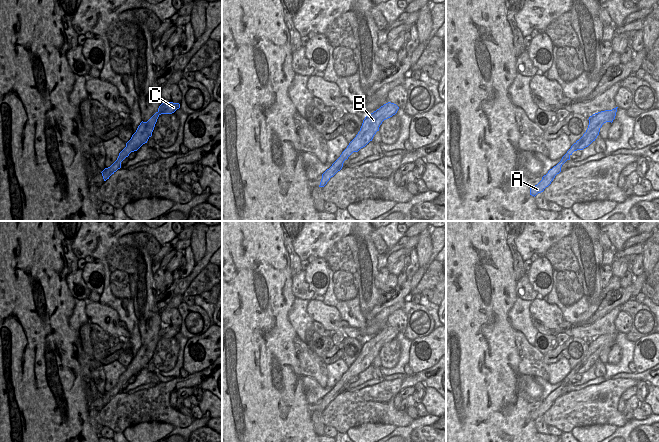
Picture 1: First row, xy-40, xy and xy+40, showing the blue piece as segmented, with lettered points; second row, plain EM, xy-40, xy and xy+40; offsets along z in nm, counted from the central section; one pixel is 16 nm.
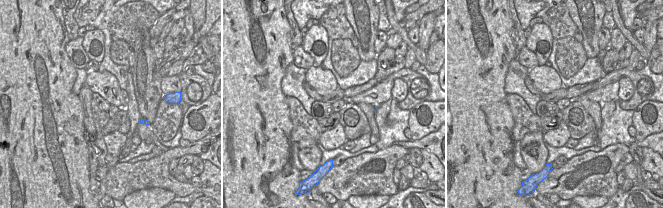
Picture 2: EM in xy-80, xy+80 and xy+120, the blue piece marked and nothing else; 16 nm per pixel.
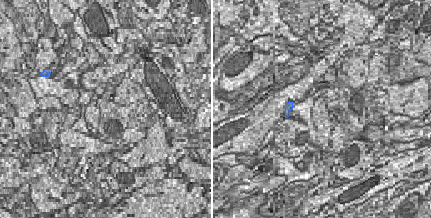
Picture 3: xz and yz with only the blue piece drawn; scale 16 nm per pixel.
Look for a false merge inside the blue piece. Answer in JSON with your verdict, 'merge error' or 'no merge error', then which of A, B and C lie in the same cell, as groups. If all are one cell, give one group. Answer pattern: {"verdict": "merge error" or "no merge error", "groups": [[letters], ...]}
{"verdict": "no merge error", "groups": [["A", "B", "C"]]}

